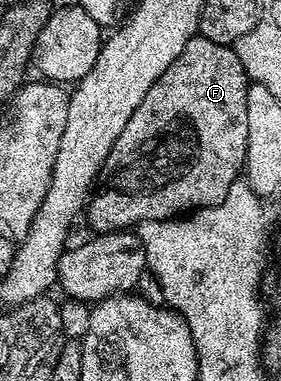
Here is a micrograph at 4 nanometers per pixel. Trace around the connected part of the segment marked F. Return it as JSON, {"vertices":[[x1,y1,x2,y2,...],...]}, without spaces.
{"vertices":[[199,35,194,36,190,39,190,43,186,43,186,47,182,47,182,55,178,55,178,59,174,59,174,63,170,63,170,67,166,67,166,71,162,71,158,83,154,83,154,87,150,87,150,91,146,91,146,99,142,99,142,103,138,103,134,115,130,115,130,123,126,123,126,127,122,127,122,135,118,135,118,139,114,139,114,143,110,147,110,155,104,166,100,168,98,189,100,185,101,193,93,192,87,202,86,217,88,213,88,221,93,225,96,233,124,231,129,227,139,226,141,221,170,221,189,211,209,209,211,205,217,205,222,203,222,199,226,199,230,187,245,172,248,160,246,91,250,84,250,78,244,74,244,65,240,62,236,51,233,46,214,43]]}

